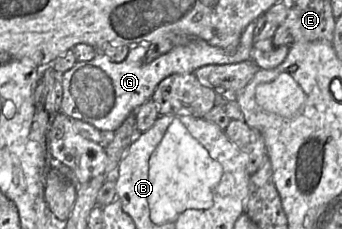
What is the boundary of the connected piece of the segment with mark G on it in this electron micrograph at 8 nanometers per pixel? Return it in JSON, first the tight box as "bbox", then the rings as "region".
{"bbox":[60,22,255,132],"region":[[[255,22],[245,29],[240,44],[232,51],[213,46],[202,39],[194,39],[188,45],[177,46],[149,63],[144,62],[149,42],[128,46],[127,57],[119,63],[98,52],[92,60],[77,61],[70,70],[60,75],[63,89],[60,111],[71,119],[93,125],[101,132],[113,132],[127,117],[135,115],[137,109],[152,97],[158,84],[166,77],[194,73],[207,65],[226,65],[252,59],[254,28]]]}

